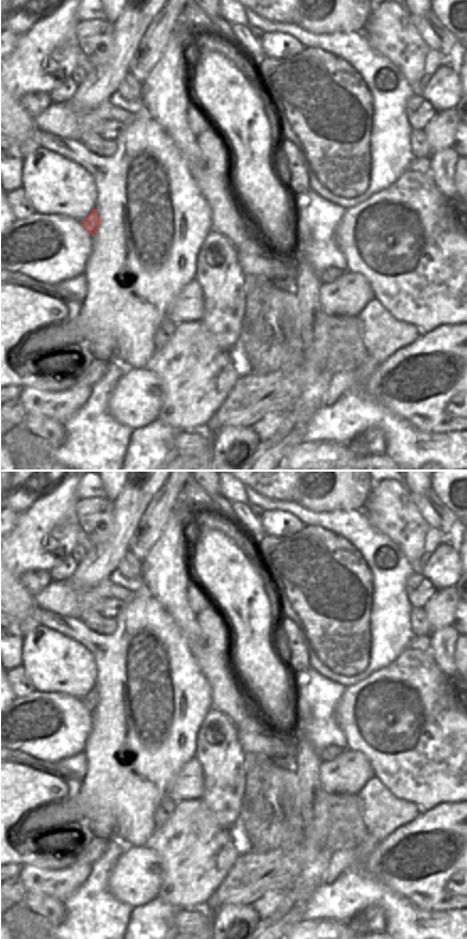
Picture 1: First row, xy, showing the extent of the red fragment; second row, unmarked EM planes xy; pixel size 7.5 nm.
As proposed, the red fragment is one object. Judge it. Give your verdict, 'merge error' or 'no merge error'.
no merge error

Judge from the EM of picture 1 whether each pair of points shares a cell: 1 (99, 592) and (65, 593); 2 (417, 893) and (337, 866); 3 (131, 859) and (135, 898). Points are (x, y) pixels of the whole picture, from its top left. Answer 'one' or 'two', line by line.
1: one
2: one
3: one

